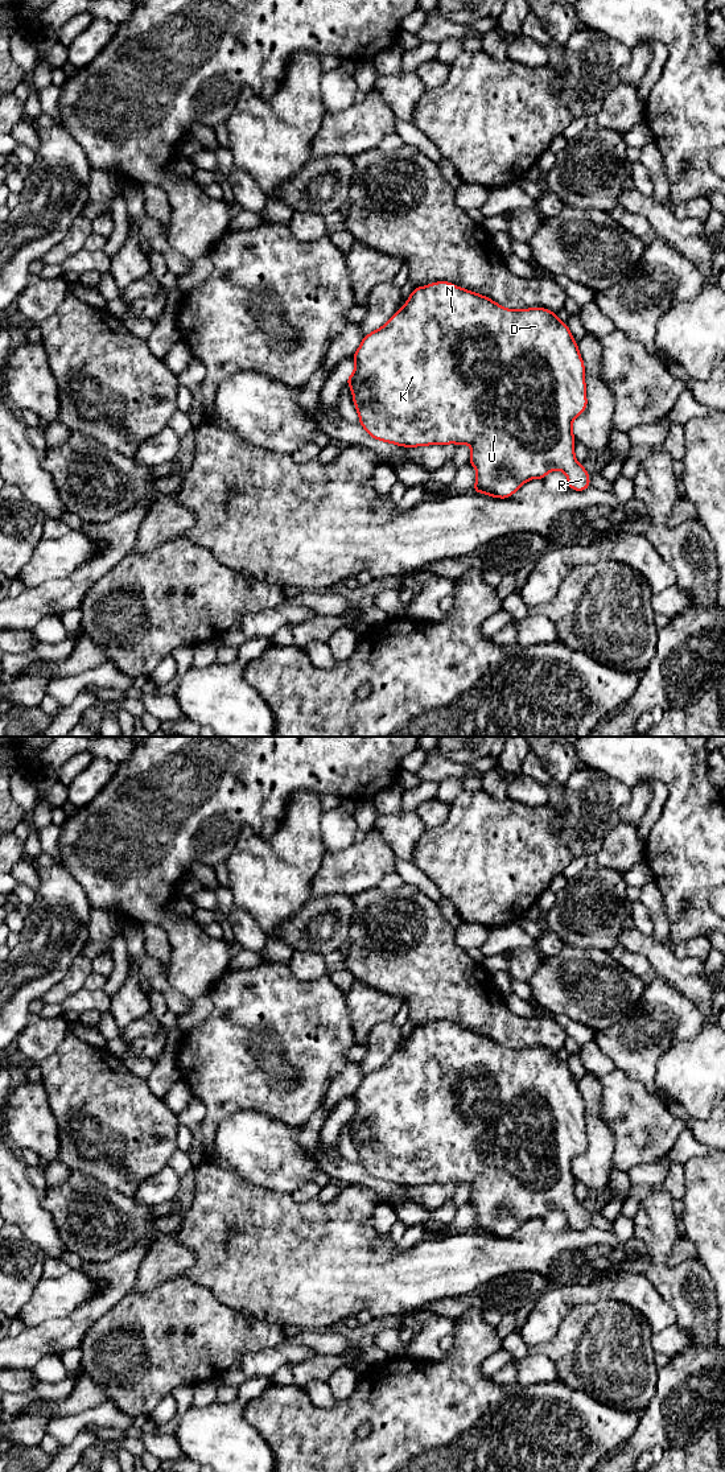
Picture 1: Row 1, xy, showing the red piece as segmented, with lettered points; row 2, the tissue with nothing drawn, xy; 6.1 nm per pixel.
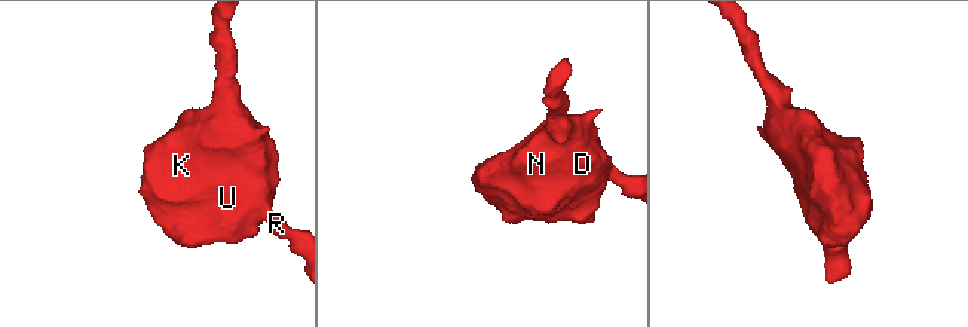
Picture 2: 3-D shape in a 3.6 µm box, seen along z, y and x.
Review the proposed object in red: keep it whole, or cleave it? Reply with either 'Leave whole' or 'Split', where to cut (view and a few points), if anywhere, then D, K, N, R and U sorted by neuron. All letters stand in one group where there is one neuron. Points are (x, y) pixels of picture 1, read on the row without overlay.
Leave whole. No split. Groups: D K N R U

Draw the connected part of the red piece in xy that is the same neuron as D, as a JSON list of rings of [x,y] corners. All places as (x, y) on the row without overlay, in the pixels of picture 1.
[[[432,1022],[427,1026],[415,1027],[405,1044],[386,1064],[366,1073],[353,1097],[355,1100],[355,1110],[349,1114],[347,1125],[353,1130],[353,1142],[359,1154],[359,1163],[372,1178],[405,1187],[467,1183],[471,1186],[467,1203],[471,1203],[477,1211],[477,1220],[471,1230],[487,1233],[493,1237],[507,1238],[523,1222],[534,1217],[543,1220],[551,1209],[564,1211],[568,1217],[568,1226],[574,1230],[582,1230],[590,1226],[589,1212],[574,1197],[576,1178],[572,1171],[573,1159],[588,1146],[585,1105],[577,1081],[572,1076],[567,1061],[561,1061],[556,1052],[544,1047],[511,1050],[501,1046],[491,1038],[458,1027],[452,1022]]]

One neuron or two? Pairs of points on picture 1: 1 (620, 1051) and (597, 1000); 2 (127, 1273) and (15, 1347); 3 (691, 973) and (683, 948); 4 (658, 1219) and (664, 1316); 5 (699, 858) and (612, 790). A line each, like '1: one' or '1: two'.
1: two
2: one
3: two
4: two
5: two

